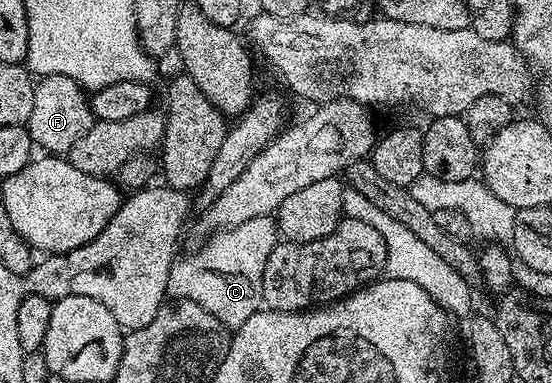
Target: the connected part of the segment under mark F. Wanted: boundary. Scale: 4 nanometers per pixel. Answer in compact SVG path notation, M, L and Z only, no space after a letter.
M48 75L35 84L32 115L25 126L39 150L50 155L66 155L72 143L94 126L95 120L87 90L78 85L76 79L68 79L68 75Z

